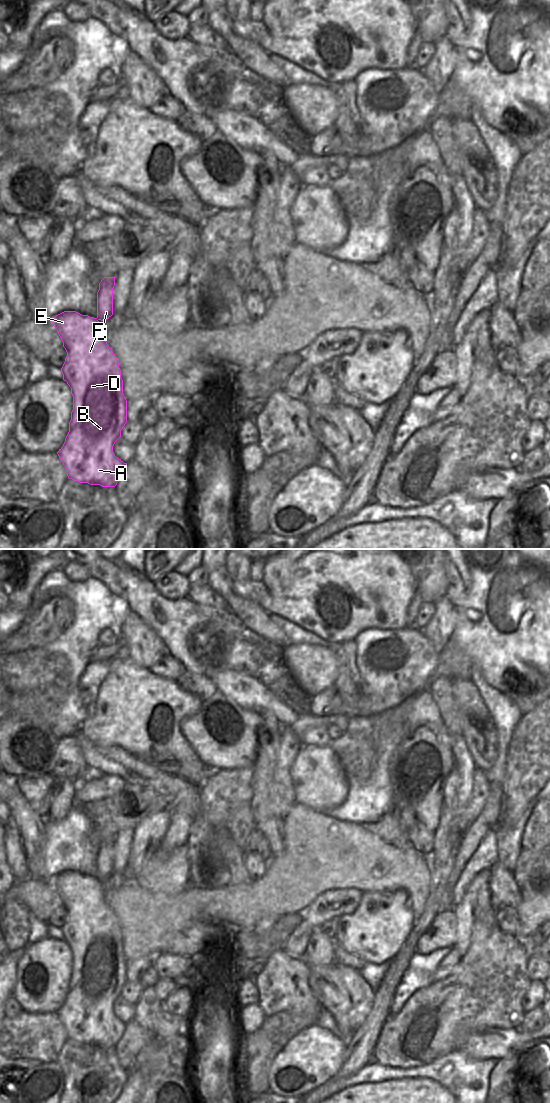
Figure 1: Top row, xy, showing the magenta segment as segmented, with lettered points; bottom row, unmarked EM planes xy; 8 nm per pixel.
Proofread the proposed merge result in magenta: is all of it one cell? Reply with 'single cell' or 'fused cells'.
single cell

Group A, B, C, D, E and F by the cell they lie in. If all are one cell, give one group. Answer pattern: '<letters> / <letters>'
A B C D E F

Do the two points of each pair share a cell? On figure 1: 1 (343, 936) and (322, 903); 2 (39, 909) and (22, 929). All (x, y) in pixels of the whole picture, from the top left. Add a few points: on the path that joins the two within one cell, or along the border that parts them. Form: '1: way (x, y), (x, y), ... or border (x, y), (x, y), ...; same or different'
1: border (358, 905), (349, 914), (342, 914), (338, 918); different
2: border (10, 898), (21, 902), (30, 911); different

